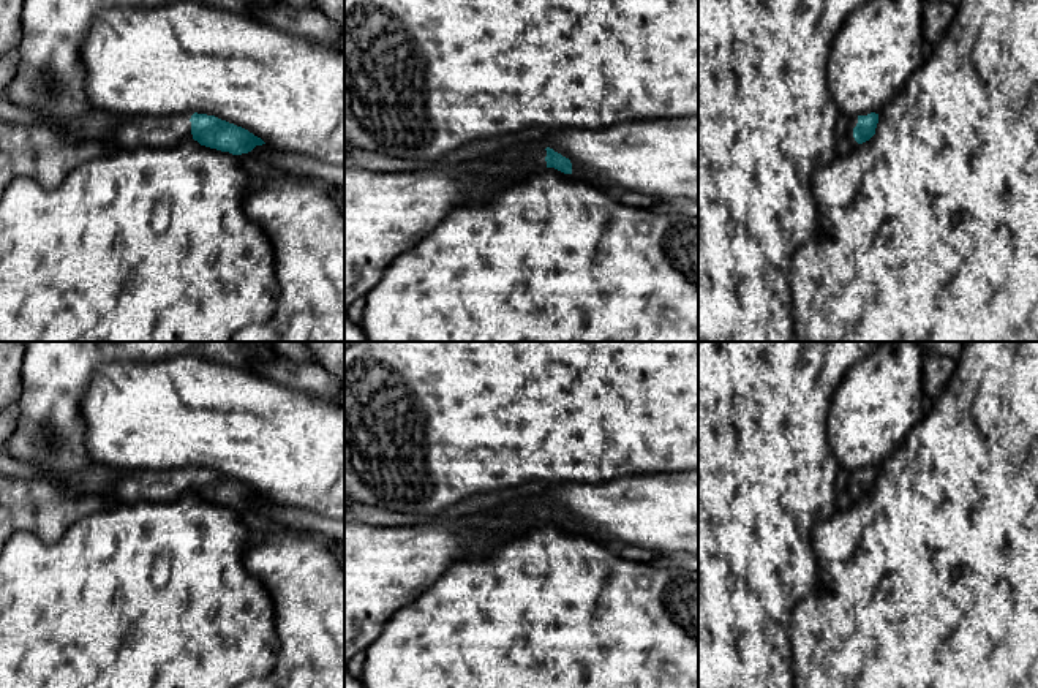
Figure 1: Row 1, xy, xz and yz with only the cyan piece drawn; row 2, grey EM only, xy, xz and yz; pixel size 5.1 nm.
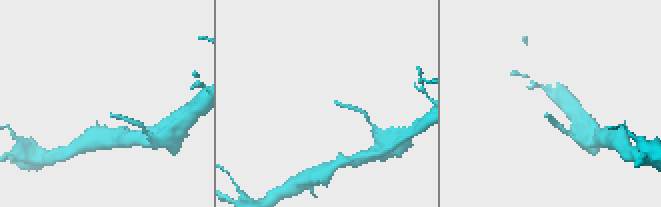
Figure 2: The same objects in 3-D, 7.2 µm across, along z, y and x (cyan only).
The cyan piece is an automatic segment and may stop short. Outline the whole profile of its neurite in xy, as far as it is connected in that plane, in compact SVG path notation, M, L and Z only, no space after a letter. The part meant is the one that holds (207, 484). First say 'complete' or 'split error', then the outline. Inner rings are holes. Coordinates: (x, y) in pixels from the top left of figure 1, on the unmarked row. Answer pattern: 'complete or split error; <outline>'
split error; M207 468L130 470L103 492L122 505L136 501L172 501L186 493L201 500L242 509L265 498L248 484Z

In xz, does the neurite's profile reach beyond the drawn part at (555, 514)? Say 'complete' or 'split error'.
split error

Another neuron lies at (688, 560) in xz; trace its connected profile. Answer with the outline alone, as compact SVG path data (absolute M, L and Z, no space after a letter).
M670 552L656 557L651 565L659 568L686 568L689 571L698 571L698 555L692 552Z

